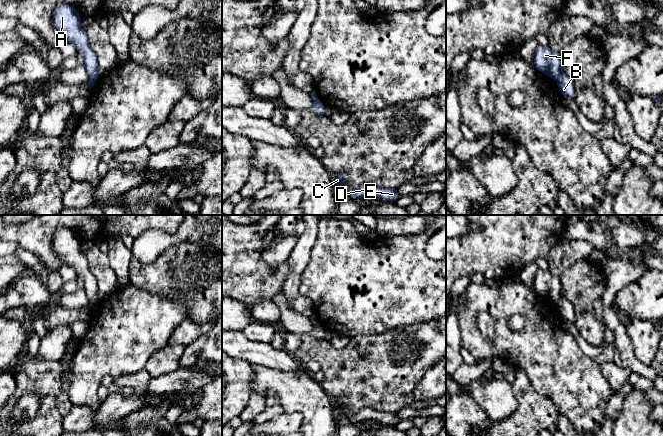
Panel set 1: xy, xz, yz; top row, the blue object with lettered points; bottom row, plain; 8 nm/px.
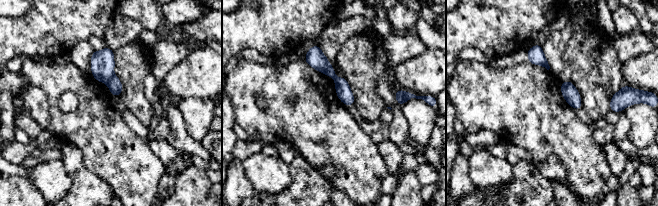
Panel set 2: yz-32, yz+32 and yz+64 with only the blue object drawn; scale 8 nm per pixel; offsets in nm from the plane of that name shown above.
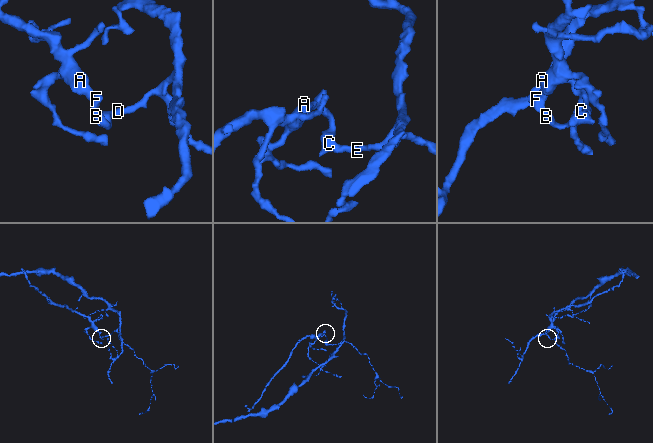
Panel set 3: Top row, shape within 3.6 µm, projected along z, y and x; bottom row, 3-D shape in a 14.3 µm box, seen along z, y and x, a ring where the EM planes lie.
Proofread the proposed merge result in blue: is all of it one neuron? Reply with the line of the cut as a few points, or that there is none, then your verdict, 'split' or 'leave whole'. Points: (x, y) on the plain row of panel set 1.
cut xy (97, 300), (90, 303); split

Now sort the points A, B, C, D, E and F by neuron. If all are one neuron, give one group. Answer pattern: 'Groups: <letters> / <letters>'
Groups: A F / B C D E

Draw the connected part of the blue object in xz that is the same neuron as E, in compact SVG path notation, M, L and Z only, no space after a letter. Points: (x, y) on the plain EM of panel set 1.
M363 408L352 416L348 416L352 424L362 423L366 420L374 420L383 425L396 426L399 417L394 412L383 412L372 408Z

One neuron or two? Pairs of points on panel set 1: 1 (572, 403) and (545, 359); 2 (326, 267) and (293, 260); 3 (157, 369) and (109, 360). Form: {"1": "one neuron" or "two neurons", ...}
{"1": "one neuron", "2": "two neurons", "3": "two neurons"}

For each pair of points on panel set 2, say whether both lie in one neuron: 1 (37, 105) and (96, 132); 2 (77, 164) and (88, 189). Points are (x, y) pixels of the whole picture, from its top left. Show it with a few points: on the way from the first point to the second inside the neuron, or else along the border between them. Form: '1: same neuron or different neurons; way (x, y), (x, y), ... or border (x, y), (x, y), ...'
1: different neurons; border (39, 88), (49, 113), (43, 129)
2: same neuron; way (80, 170), (80, 176), (84, 183)

